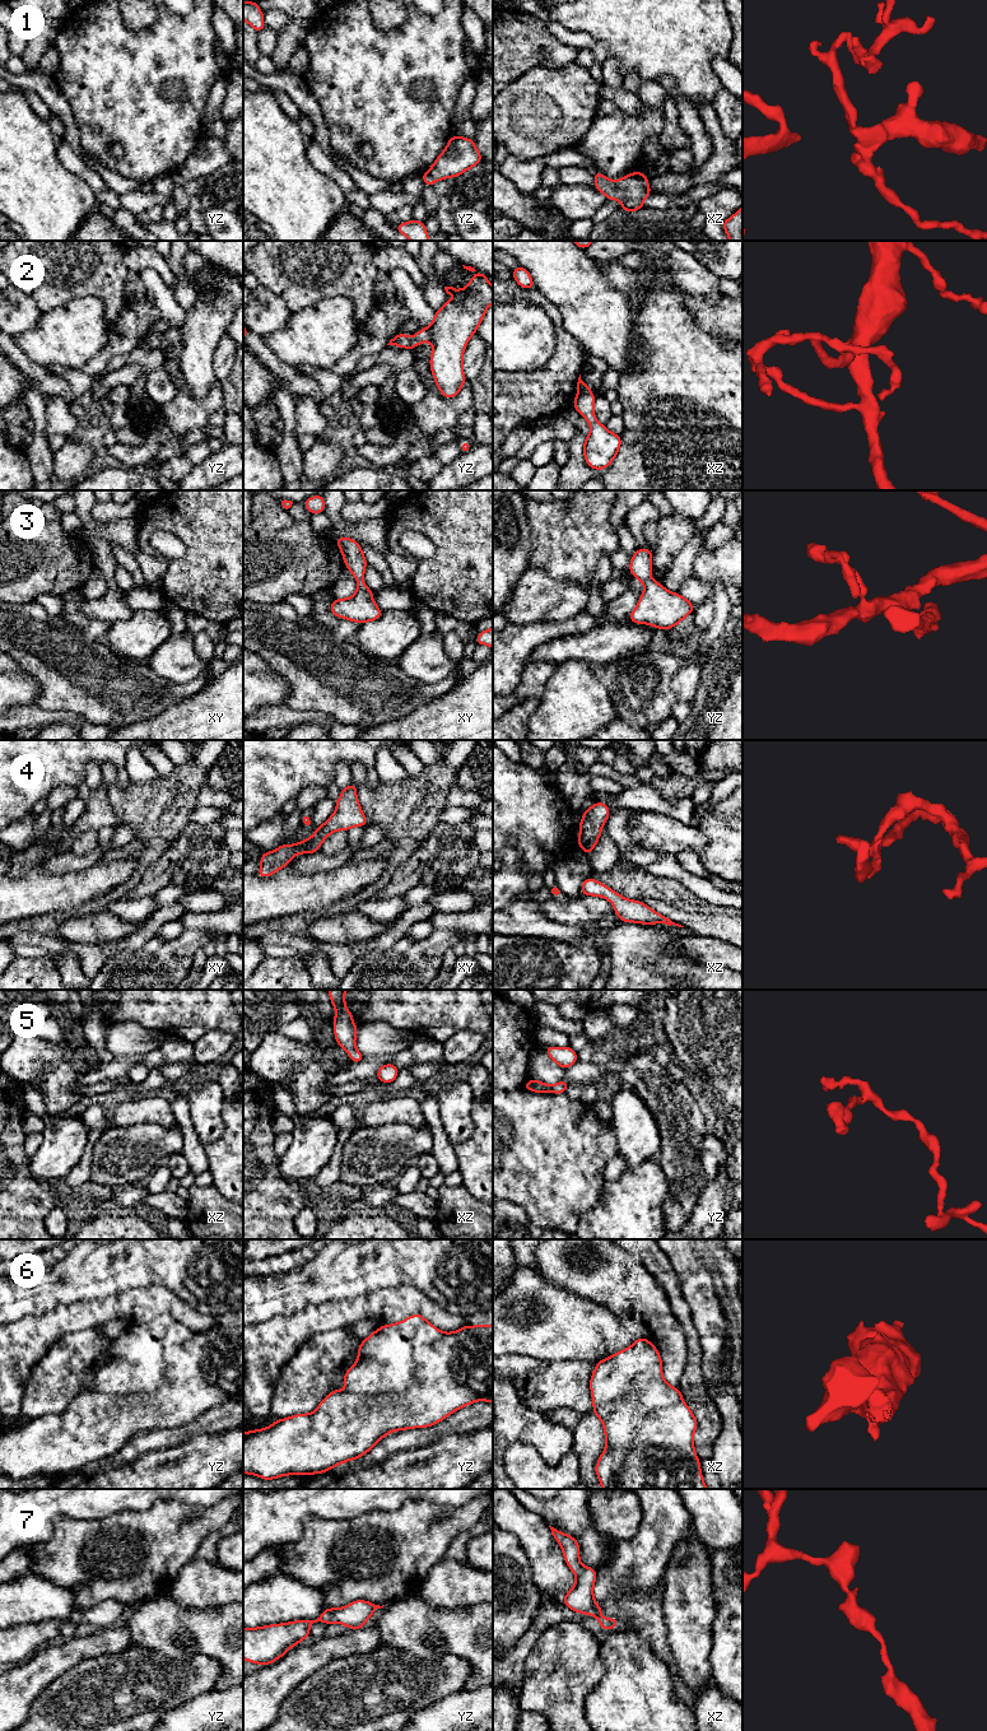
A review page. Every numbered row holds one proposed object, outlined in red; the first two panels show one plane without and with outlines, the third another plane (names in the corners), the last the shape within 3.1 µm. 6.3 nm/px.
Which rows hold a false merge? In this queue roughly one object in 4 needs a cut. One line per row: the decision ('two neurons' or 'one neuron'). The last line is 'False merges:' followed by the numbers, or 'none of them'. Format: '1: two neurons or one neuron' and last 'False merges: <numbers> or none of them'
1: one neuron
2: one neuron
3: one neuron
4: one neuron
5: one neuron
6: one neuron
7: one neuron
False merges: none of them

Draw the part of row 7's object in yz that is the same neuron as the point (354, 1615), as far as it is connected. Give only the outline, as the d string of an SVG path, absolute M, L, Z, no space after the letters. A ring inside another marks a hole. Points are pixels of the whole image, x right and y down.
M355 1600L354 1602L345 1605L340 1609L331 1609L327 1606L326 1610L316 1620L295 1620L283 1624L265 1625L260 1628L243 1628L243 1658L248 1662L257 1665L270 1665L274 1661L284 1656L284 1653L298 1644L304 1638L309 1638L309 1627L313 1623L339 1623L346 1625L350 1629L364 1628L366 1621L377 1610L383 1607L364 1600Z

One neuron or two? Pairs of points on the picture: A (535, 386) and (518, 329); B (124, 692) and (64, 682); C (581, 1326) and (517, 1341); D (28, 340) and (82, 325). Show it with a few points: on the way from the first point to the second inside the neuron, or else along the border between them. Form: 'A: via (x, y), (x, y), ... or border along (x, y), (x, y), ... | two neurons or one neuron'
A: border along (554, 352), (548, 361), (532, 371), (506, 372) | two neurons
B: via (108, 689), (93, 682), (79, 682) | one neuron
C: via (566, 1326), (543, 1326), (532, 1330) | one neuron
D: via (41, 340), (52, 340), (69, 335) | one neuron

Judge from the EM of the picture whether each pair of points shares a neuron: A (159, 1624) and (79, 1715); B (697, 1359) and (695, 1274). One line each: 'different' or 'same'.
A: different
B: different

